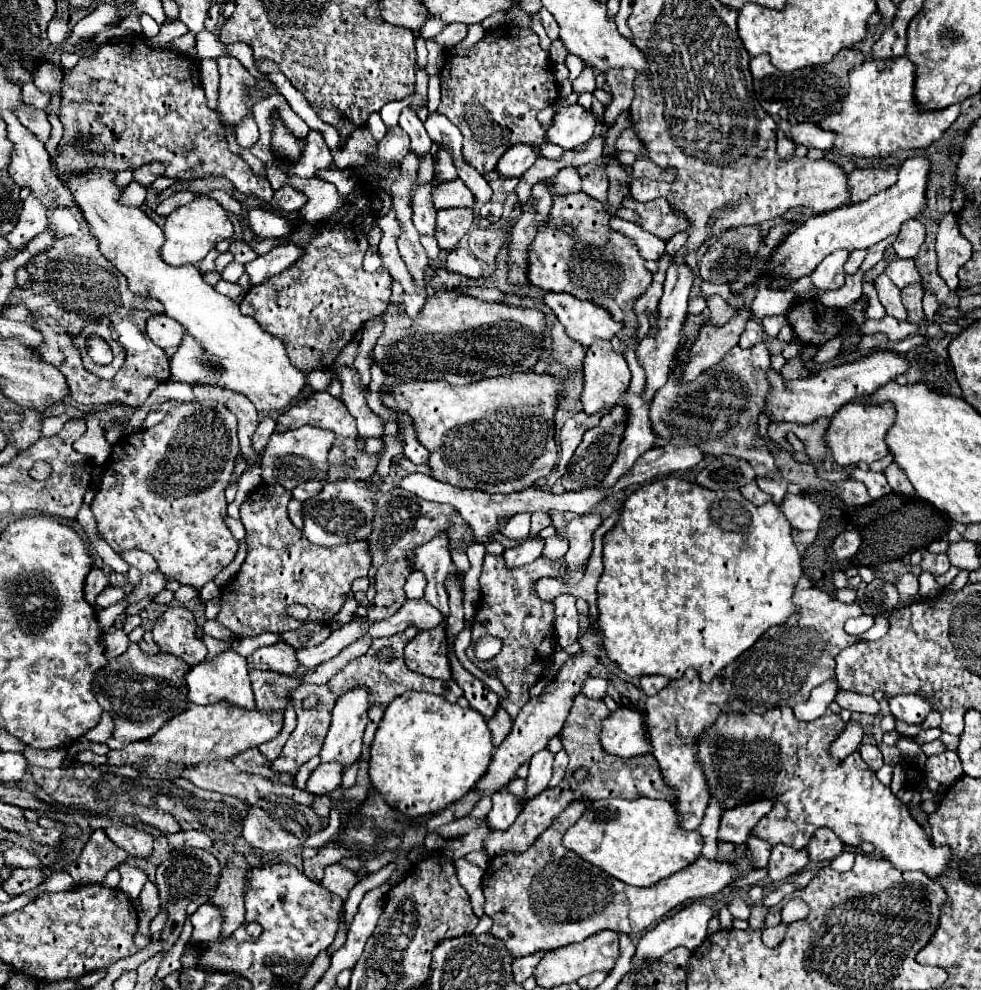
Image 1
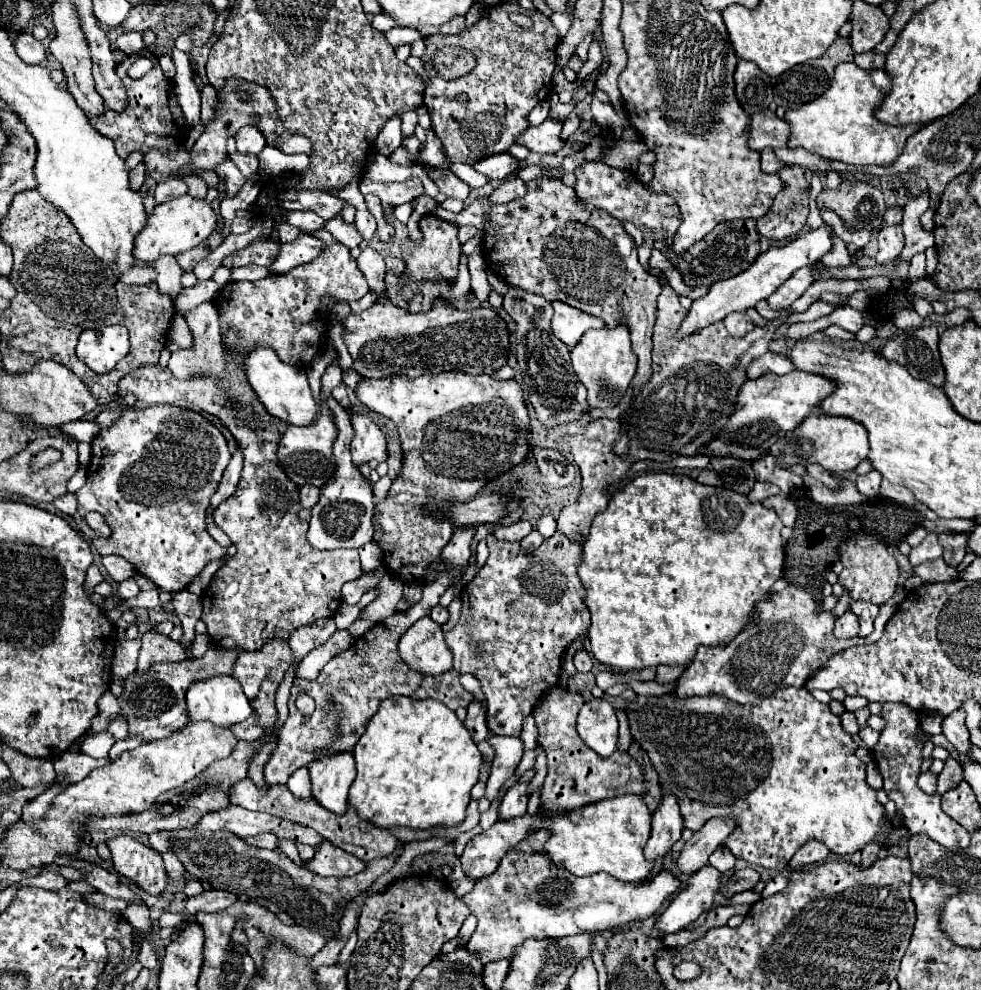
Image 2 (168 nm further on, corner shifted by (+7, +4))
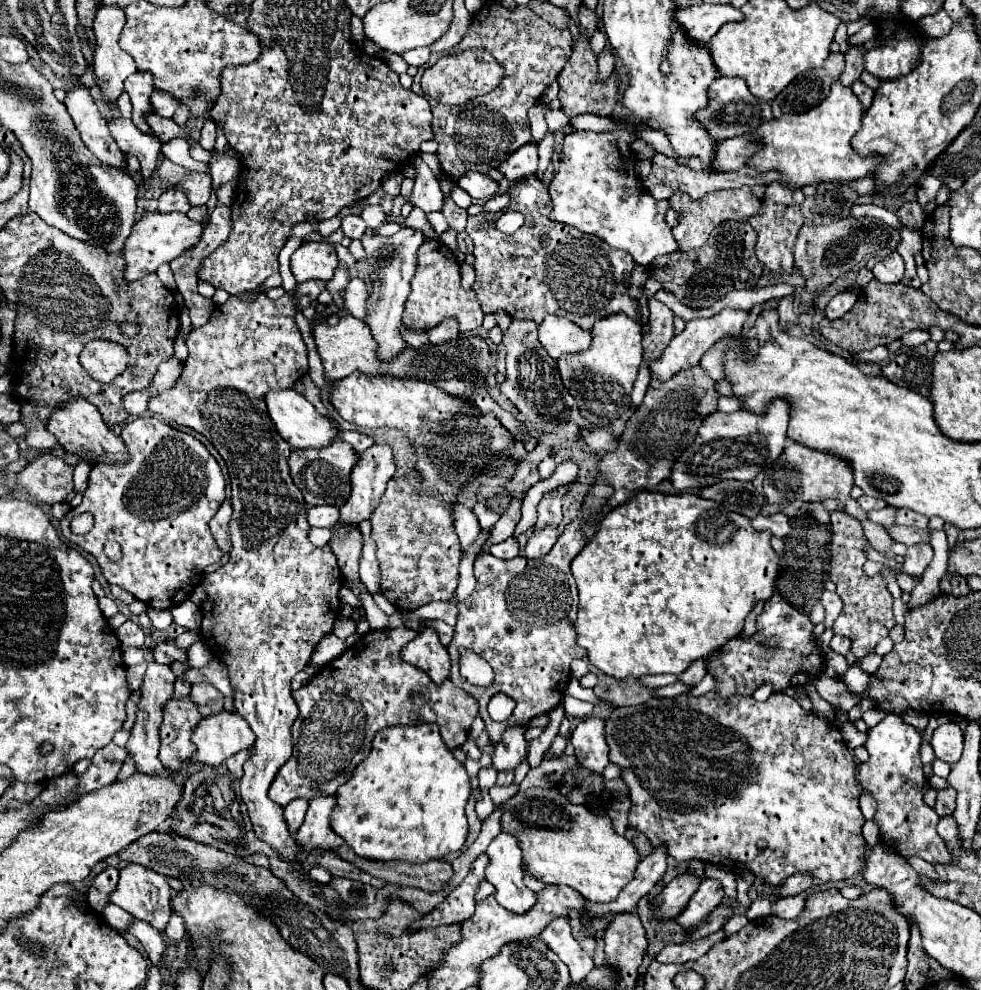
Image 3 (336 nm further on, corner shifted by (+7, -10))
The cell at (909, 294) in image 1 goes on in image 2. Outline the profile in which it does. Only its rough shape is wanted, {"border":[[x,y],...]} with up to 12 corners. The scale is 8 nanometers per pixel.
{"border":[[901,309],[891,317],[895,327],[911,329],[923,325],[913,309]]}

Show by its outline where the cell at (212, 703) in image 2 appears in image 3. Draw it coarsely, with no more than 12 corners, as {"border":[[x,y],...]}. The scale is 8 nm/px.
{"border":[[221,709],[193,731],[195,761],[217,767],[249,749],[255,733]]}

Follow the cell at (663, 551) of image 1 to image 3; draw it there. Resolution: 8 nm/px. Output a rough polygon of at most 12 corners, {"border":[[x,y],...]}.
{"border":[[639,491],[573,559],[589,661],[683,673],[773,595],[769,531]]}

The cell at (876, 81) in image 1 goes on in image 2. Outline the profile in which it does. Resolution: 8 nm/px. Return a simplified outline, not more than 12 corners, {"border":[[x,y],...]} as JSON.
{"border":[[835,67],[831,87],[789,109],[787,147],[889,165],[919,125],[875,119],[883,69]]}

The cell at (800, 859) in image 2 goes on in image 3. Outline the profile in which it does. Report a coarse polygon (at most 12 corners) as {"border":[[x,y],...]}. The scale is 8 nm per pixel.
{"border":[[791,875],[779,893],[799,895],[813,885],[811,875]]}

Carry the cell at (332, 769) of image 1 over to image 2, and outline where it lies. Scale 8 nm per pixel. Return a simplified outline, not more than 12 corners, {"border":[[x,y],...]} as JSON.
{"border":[[297,769],[287,787],[299,799],[311,797],[307,769]]}

